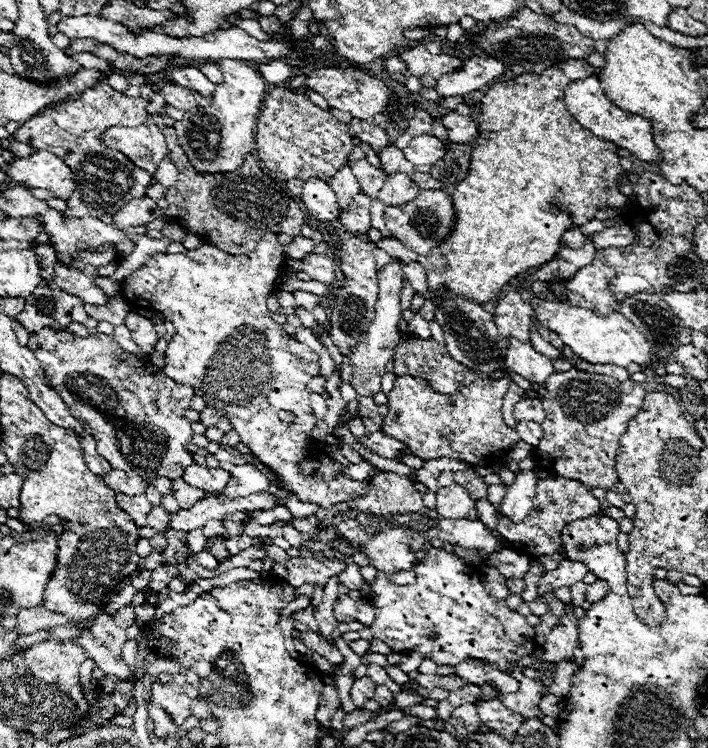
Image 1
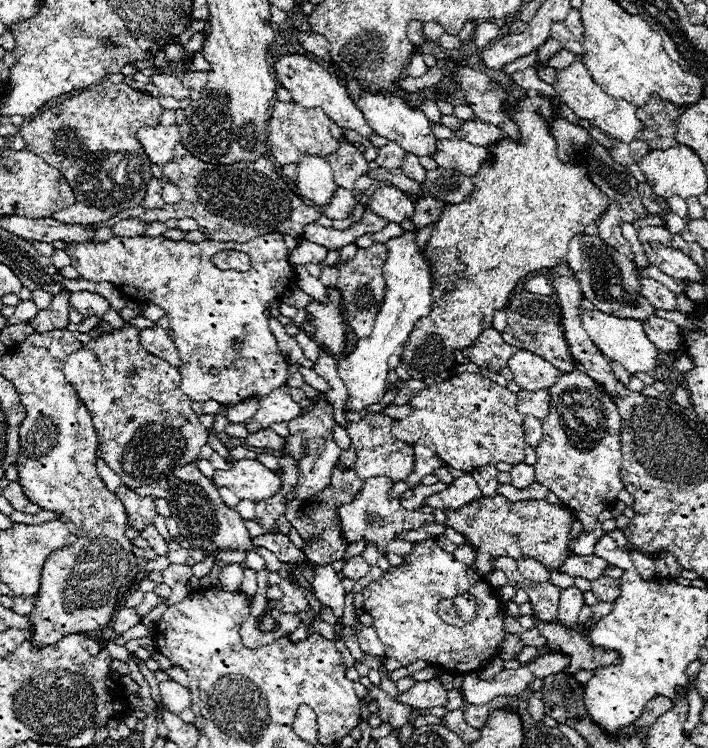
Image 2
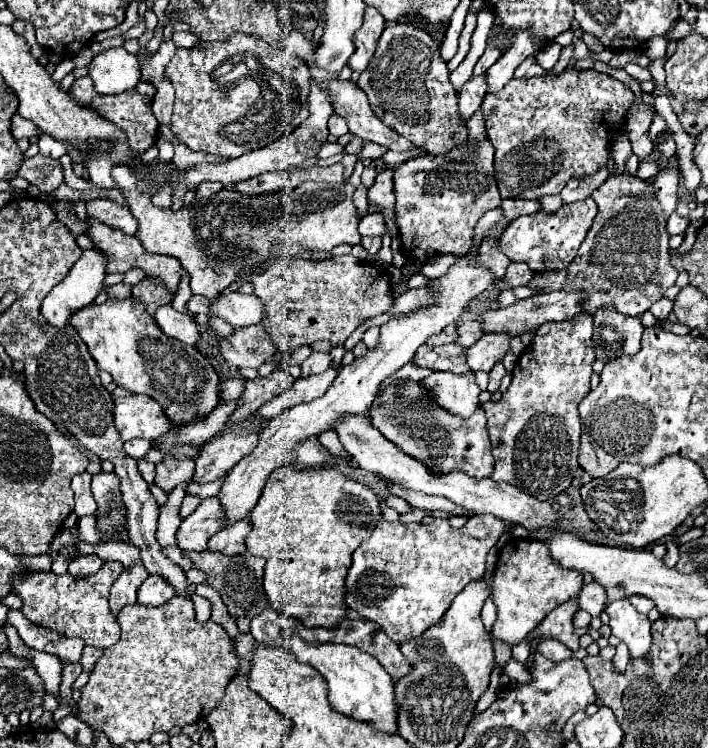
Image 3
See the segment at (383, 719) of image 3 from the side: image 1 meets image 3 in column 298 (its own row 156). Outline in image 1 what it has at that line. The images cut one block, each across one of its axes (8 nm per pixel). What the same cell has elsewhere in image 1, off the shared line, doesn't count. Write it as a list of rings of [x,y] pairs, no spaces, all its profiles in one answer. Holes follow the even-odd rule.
[[[588,76],[588,78],[582,78],[582,80],[576,80],[572,84],[566,86],[564,90],[564,104],[568,108],[568,112],[586,128],[590,130],[594,136],[602,138],[602,140],[608,140],[608,142],[614,142],[616,146],[632,152],[634,156],[638,156],[640,160],[644,162],[658,162],[660,160],[660,150],[654,142],[654,136],[652,136],[652,126],[648,120],[644,120],[642,116],[638,114],[632,114],[632,112],[626,112],[626,110],[620,110],[618,106],[614,106],[606,94],[602,92],[600,88],[600,80],[596,76]]]

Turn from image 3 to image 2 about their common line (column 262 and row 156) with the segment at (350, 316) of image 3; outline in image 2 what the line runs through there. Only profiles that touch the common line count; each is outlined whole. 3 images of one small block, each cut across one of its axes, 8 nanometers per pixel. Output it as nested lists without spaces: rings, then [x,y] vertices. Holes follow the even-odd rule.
[[[274,100],[274,106],[270,110],[268,120],[268,144],[270,144],[270,156],[274,164],[286,166],[286,164],[298,164],[302,154],[318,154],[328,156],[340,148],[338,140],[330,134],[330,118],[324,114],[322,108],[304,108],[294,102],[280,102]]]

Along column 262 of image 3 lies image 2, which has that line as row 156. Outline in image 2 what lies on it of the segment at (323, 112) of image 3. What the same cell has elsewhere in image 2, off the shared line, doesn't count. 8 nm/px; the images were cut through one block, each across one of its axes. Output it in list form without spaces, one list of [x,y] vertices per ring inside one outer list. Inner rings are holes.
[[[148,126],[148,128],[140,128],[140,132],[136,132],[136,136],[140,138],[140,144],[148,156],[148,160],[152,160],[152,164],[168,164],[168,160],[172,160],[174,154],[174,146],[176,142],[180,142],[180,134],[178,134],[178,126]]]

